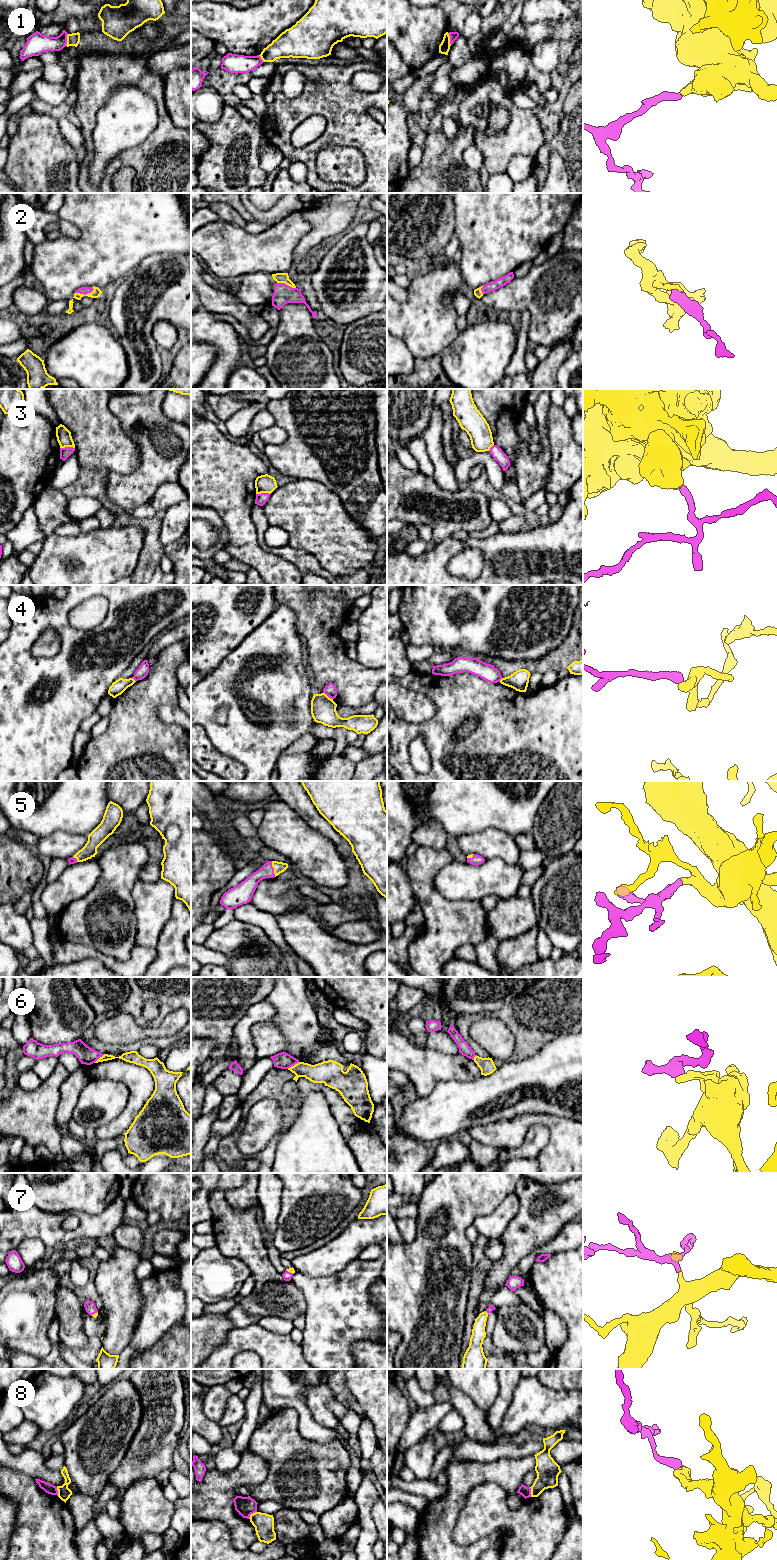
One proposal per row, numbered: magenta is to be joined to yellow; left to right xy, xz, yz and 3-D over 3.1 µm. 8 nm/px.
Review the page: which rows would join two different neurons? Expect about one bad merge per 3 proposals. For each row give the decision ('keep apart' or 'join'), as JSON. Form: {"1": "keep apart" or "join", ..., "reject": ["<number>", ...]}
{"1": "keep apart", "2": "join", "3": "keep apart", "4": "keep apart", "5": "join", "6": "keep apart", "7": "join", "8": "keep apart", "reject": ["1", "3", "4", "6", "8"]}

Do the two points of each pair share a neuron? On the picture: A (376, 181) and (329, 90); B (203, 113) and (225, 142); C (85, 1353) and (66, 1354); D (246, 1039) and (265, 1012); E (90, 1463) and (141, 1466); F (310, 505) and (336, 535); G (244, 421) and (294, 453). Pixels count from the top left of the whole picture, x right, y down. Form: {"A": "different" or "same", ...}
{"A": "same", "B": "different", "C": "different", "D": "same", "E": "different", "F": "same", "G": "different"}

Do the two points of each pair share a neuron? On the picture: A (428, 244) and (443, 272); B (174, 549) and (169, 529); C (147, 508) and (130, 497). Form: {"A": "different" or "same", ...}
{"A": "different", "B": "different", "C": "different"}

